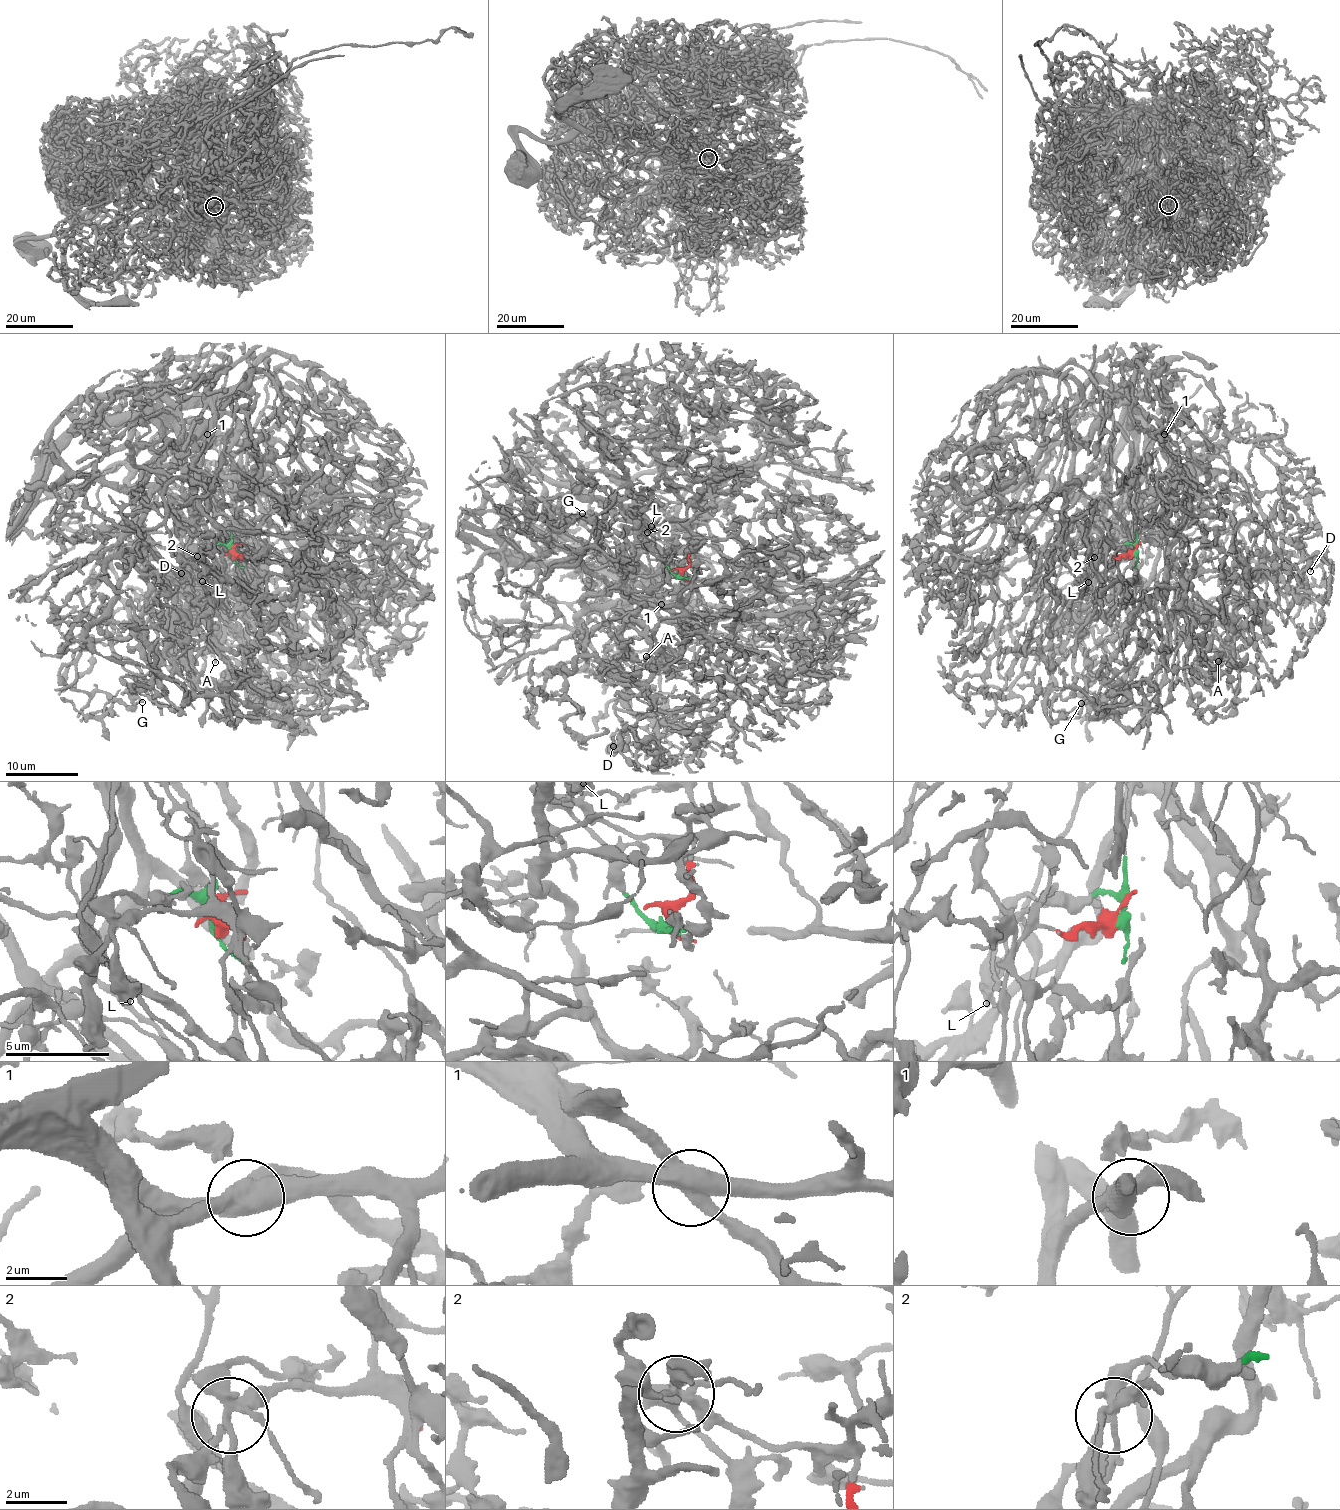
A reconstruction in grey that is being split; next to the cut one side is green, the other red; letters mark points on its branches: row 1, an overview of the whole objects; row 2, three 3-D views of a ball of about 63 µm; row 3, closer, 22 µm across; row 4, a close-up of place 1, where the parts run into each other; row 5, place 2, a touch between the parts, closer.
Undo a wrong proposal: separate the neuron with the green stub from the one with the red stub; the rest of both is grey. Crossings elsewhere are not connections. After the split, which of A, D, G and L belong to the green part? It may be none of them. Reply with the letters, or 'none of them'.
D

